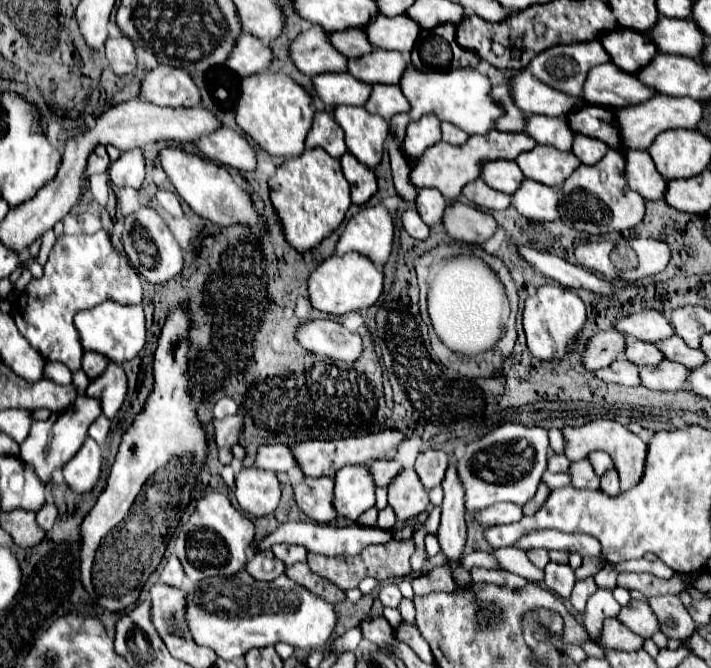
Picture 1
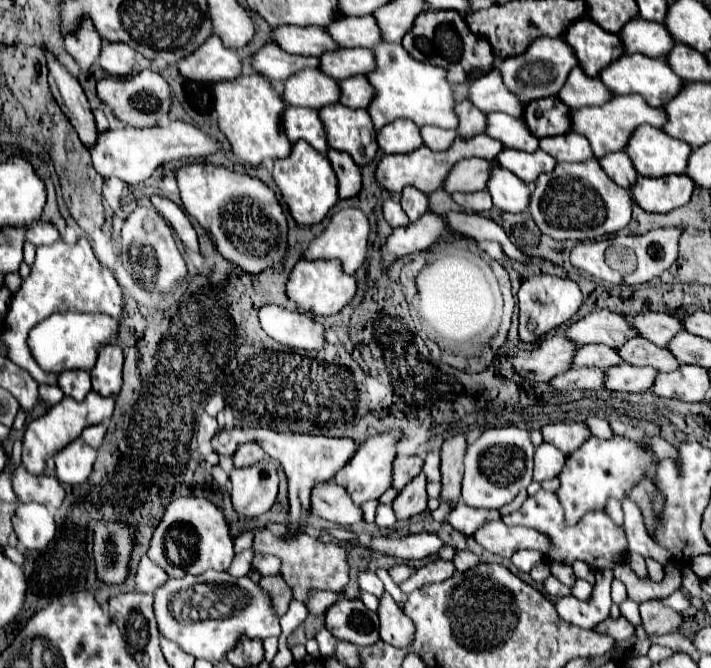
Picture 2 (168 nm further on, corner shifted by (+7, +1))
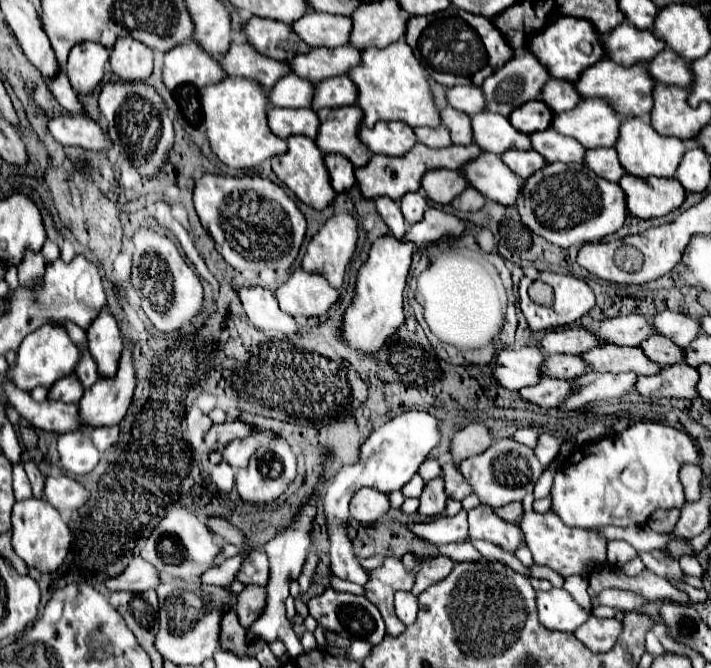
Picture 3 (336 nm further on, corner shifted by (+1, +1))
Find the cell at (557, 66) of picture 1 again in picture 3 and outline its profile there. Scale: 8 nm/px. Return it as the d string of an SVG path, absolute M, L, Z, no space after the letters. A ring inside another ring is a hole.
M529 52L517 54L507 66L503 66L503 70L497 70L487 82L483 82L485 112L509 116L513 108L535 100L539 88L543 88L547 80L547 70L535 62L535 56Z

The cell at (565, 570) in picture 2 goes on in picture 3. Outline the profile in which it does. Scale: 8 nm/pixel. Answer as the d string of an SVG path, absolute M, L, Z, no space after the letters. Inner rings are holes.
M535 562L529 566L529 576L531 576L531 578L545 578L545 580L549 580L553 586L559 586L559 588L561 588L561 584L563 584L563 580L559 578L559 574L555 574L555 572L551 572L551 568L543 568L543 566L535 564Z

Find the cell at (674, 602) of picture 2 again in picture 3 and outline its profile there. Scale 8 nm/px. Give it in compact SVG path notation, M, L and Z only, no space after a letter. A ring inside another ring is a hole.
M603 590L601 594L597 594L593 598L593 606L611 606L611 608L619 608L619 610L637 610L645 604L645 598L643 596L633 596L631 592L627 590Z

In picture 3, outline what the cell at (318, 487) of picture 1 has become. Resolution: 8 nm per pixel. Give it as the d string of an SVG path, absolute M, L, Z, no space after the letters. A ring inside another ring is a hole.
M361 488L351 500L351 516L359 522L375 522L383 518L391 508L387 494L371 488Z

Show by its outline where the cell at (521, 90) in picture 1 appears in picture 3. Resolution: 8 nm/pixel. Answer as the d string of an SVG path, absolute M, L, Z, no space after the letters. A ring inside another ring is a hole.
M451 86L445 88L447 104L455 110L461 110L465 114L477 114L483 110L483 94L479 86Z

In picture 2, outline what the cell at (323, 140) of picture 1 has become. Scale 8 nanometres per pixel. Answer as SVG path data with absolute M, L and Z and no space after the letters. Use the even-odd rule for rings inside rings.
M287 106L283 114L283 126L287 138L295 144L297 140L307 140L317 152L327 154L327 138L325 138L325 126L321 124L319 112L313 108L299 108L299 106Z

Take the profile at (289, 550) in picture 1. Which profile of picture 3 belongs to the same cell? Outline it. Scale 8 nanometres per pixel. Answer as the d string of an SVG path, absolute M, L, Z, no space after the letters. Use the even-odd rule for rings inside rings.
M253 550L245 556L241 570L235 574L235 580L243 582L245 586L255 584L255 586L265 586L267 584L267 574L269 574L269 562L267 554L263 550Z

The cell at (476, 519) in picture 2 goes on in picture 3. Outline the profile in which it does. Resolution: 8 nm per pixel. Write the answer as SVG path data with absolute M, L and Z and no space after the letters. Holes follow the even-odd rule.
M461 510L455 516L439 516L431 522L415 522L415 524L405 524L405 526L415 536L439 546L445 542L455 542L455 540L467 538L467 512Z

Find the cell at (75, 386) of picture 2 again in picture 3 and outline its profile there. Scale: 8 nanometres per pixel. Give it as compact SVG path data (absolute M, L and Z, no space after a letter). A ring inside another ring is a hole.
M71 374L67 378L59 378L47 394L47 400L61 400L61 402L79 402L83 396L83 388L79 386L79 380Z

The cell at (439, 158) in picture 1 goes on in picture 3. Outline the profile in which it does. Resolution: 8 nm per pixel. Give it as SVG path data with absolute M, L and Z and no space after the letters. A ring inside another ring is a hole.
M415 144L405 156L397 156L397 158L391 158L391 156L379 156L379 154L373 154L369 164L363 166L363 168L355 168L355 178L357 178L357 184L359 184L359 190L361 190L361 196L367 198L367 200L373 200L377 196L389 196L393 200L401 200L401 196L405 196L407 192L415 192L419 190L421 186L421 176L429 170L435 170L435 168L449 168L449 170L457 170L463 162L467 162L467 158L475 158L475 154L479 154L479 146L475 144L469 144L469 146L447 146L447 148L439 148L439 150L433 150L433 148L427 148L423 144Z

